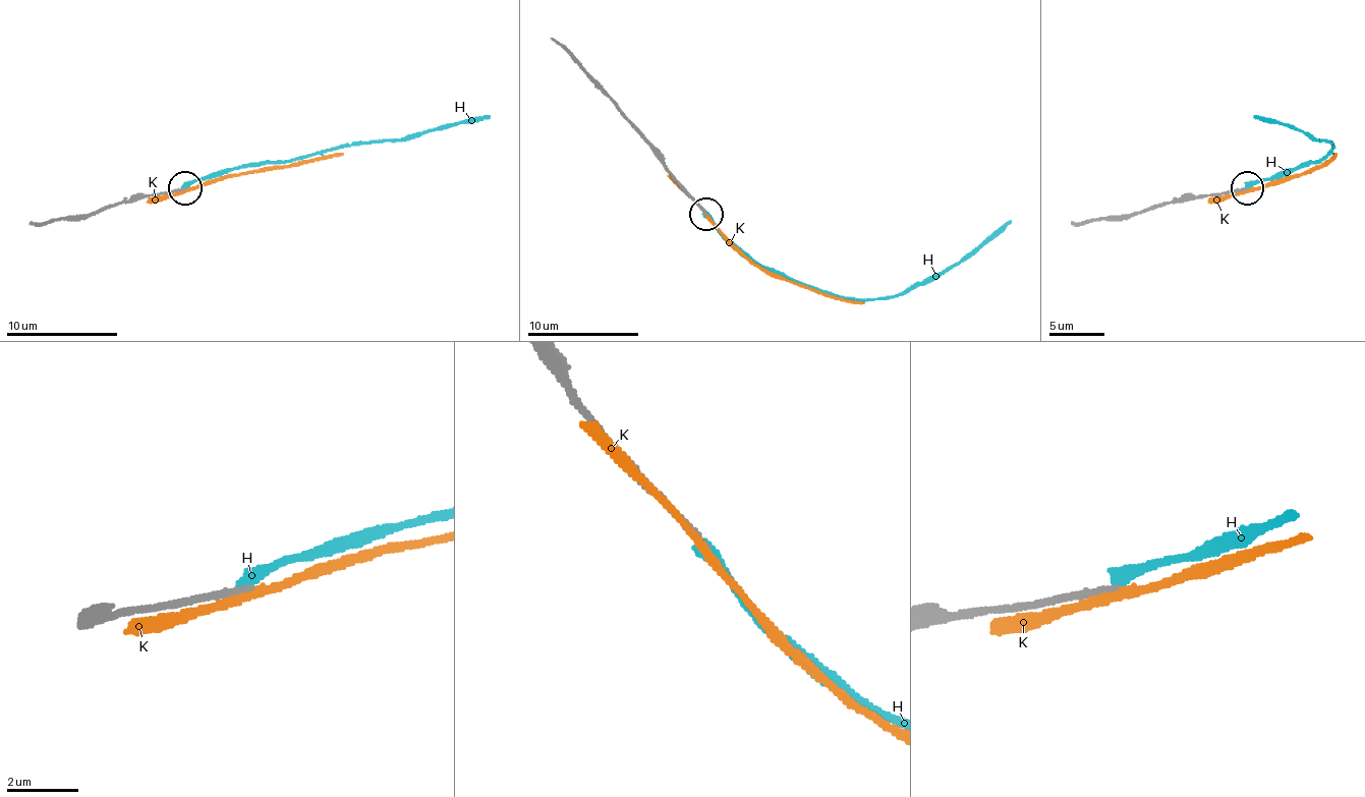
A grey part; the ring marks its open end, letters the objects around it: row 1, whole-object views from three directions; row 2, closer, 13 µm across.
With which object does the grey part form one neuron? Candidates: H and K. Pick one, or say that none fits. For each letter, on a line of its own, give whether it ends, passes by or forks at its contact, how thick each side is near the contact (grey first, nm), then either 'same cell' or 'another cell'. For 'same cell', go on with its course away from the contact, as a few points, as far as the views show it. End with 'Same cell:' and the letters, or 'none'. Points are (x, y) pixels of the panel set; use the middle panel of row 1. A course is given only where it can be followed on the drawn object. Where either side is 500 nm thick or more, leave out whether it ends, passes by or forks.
H: it ends there; 190 nm thick on the grey side, 380 nm on the other; another cell
K: it passes by; 240 nm thick on the grey side, 200 nm on the other; another cell
Same cell: none

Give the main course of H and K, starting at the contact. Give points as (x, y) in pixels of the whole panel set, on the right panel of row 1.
H: (1245, 187), (1317, 162), (1331, 151), (1328, 143), (1253, 115)
K: (1239, 192), (1298, 176), (1337, 154)

